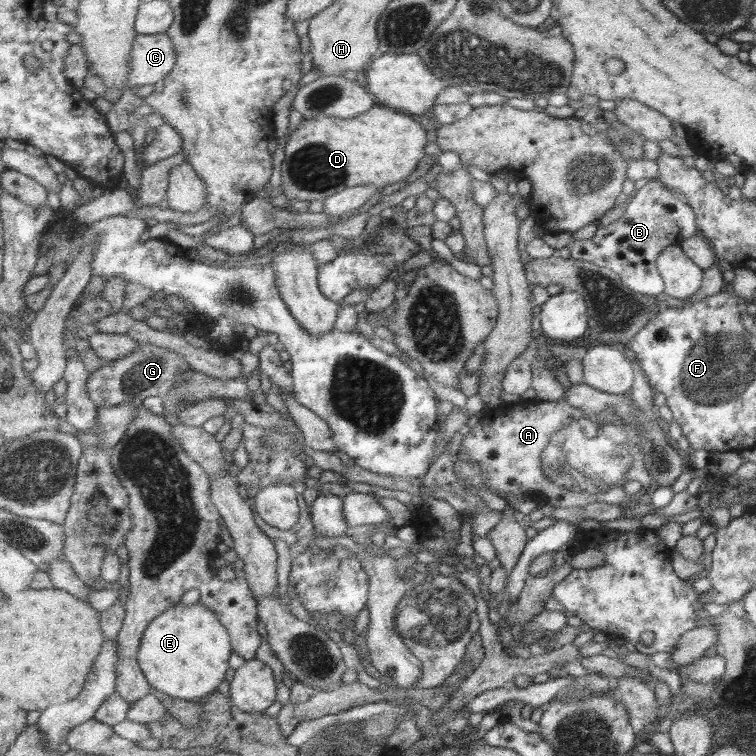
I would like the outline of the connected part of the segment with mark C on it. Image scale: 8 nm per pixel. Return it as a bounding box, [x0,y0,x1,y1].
[129,33,179,86]

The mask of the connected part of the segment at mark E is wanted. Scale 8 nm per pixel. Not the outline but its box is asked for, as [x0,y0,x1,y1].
[140,600,235,701]

